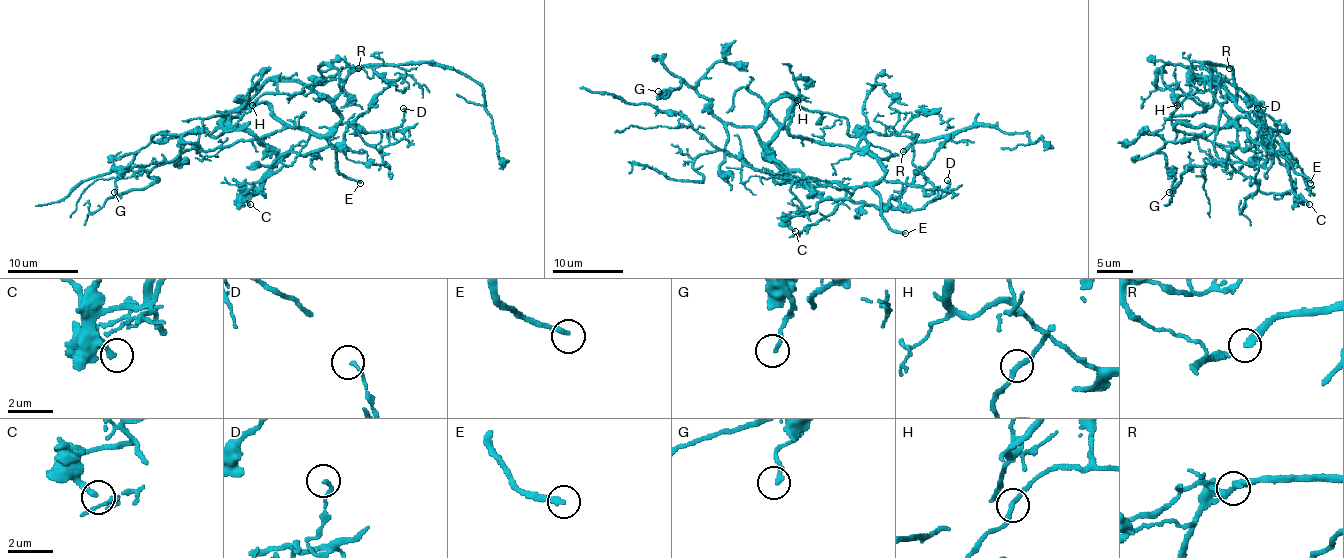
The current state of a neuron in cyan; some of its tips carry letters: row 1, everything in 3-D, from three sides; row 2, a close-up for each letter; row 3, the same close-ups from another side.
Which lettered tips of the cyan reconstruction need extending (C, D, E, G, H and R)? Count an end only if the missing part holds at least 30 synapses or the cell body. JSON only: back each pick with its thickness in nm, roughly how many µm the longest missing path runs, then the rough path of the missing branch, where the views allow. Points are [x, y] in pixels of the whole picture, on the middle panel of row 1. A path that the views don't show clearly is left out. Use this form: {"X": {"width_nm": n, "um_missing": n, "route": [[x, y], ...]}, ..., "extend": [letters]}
{"E": {"width_nm": 200, "um_missing": 70}, "extend": ["E"]}

